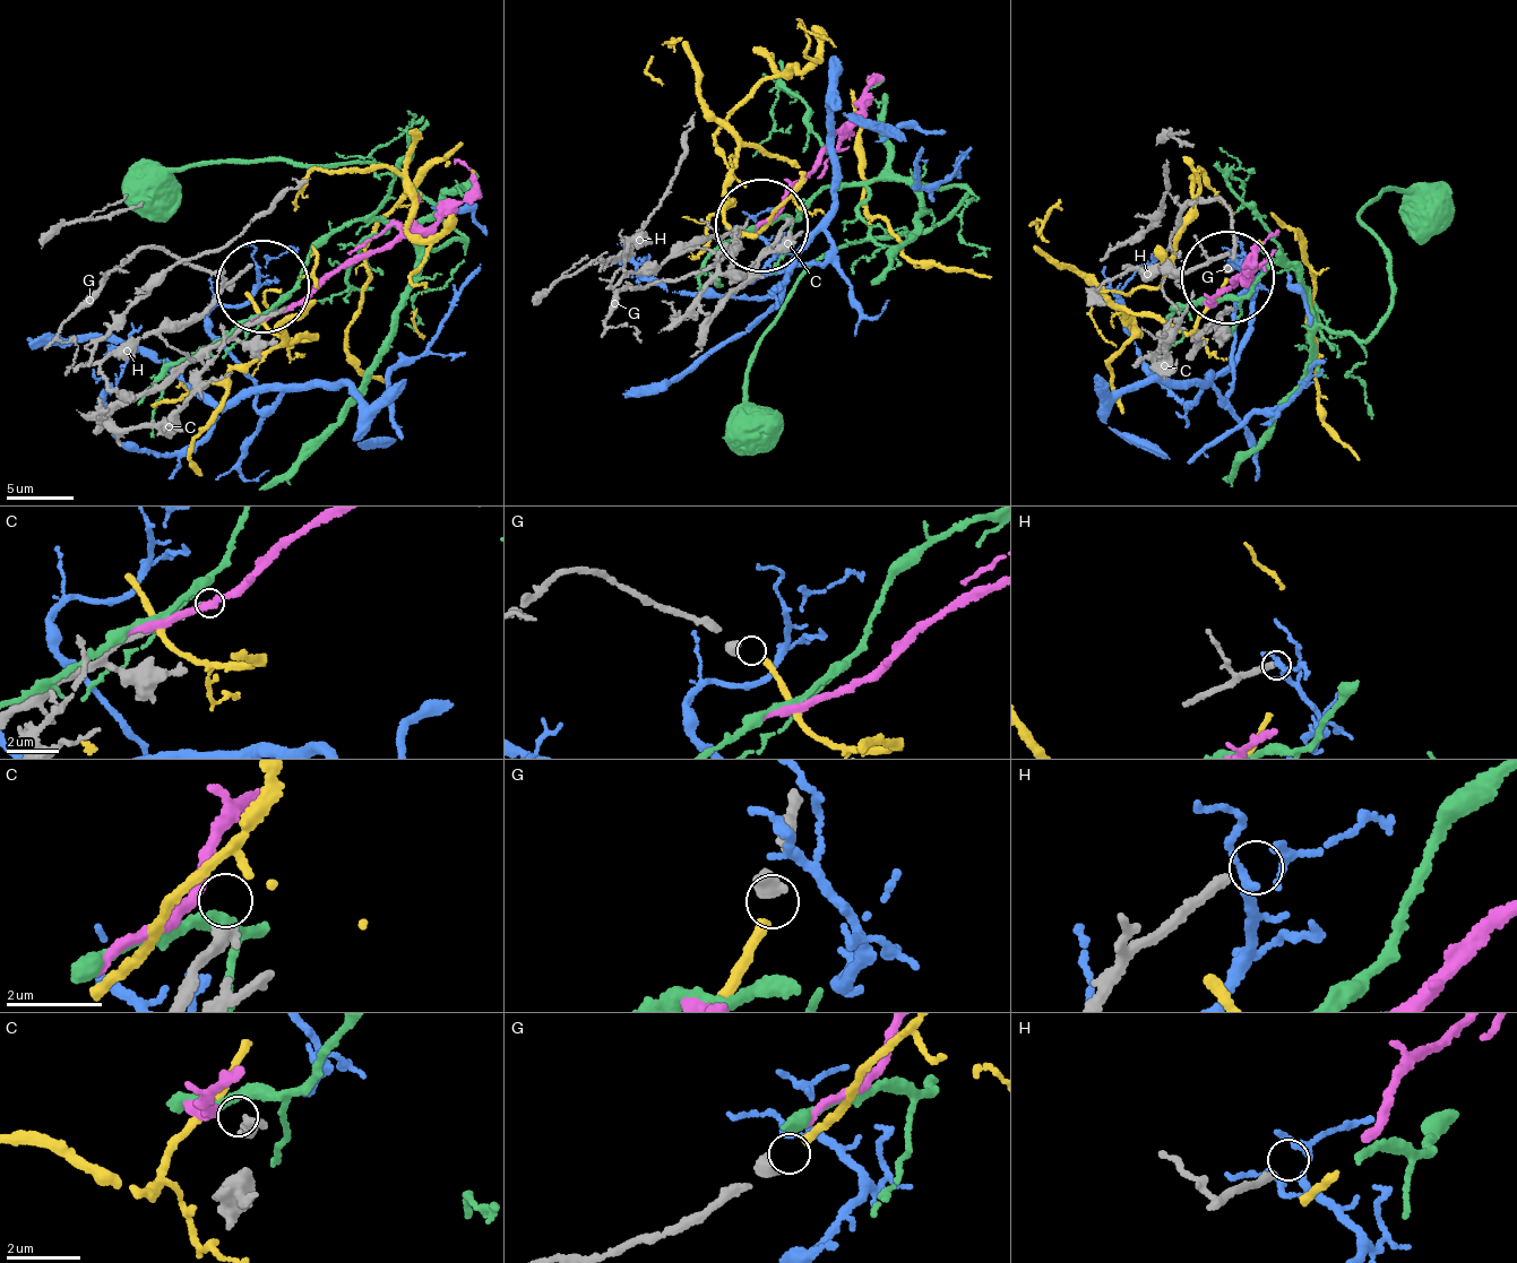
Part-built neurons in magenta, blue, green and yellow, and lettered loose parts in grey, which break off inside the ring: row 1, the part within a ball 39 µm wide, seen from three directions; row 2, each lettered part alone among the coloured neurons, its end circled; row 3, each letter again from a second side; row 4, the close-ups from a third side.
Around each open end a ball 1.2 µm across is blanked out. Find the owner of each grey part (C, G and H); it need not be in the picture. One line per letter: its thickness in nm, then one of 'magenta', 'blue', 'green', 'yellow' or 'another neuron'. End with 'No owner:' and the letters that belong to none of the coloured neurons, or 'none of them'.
C: calibre 240 nm; another neuron
G: calibre 360 nm; yellow
H: calibre 200 nm; another neuron
No owner: C, H

